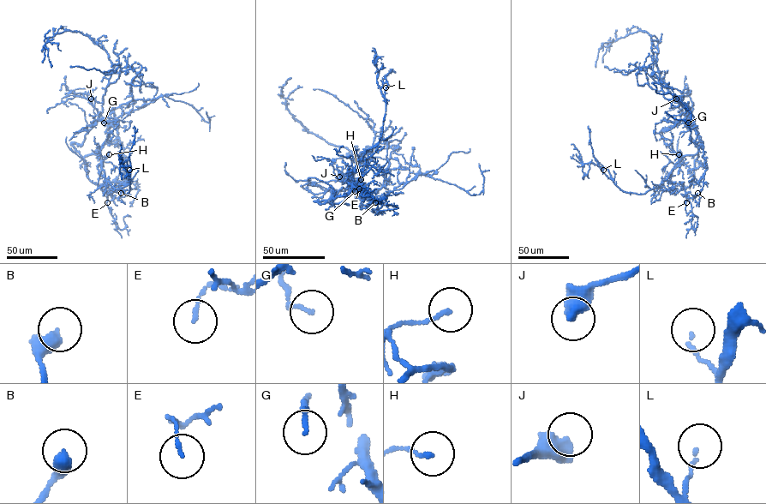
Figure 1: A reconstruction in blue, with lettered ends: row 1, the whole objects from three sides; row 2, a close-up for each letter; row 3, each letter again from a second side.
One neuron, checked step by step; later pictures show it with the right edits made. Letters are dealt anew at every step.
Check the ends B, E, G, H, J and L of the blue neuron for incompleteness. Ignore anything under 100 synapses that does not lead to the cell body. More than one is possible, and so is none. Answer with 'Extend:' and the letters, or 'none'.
Extend: none

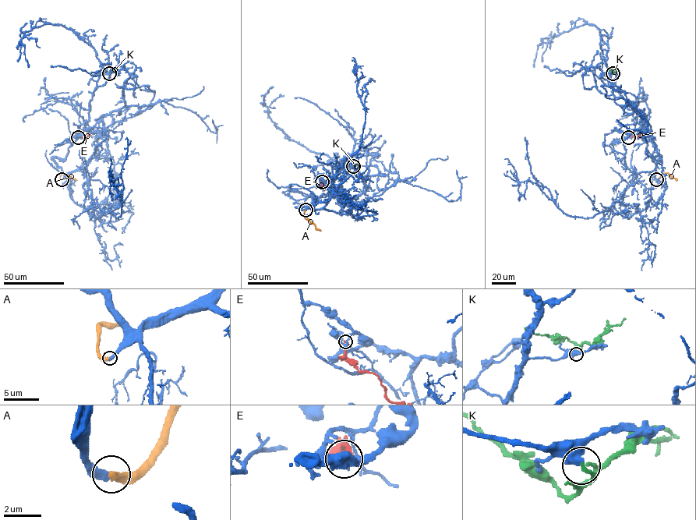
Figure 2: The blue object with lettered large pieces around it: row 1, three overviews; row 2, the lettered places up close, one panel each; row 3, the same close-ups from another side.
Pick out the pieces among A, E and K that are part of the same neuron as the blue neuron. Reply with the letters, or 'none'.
A

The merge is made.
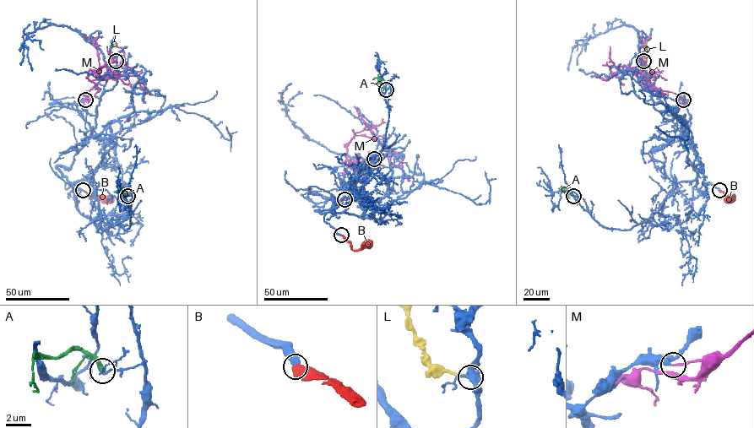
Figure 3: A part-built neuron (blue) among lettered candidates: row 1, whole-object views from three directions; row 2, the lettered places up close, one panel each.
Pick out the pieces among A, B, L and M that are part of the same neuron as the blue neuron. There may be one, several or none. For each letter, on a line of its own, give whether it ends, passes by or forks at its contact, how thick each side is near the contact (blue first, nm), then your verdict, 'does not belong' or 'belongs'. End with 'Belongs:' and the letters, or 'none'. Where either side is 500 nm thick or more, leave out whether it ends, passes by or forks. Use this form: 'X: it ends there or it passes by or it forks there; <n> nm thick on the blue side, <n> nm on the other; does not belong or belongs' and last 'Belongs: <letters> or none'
A: it ends there; 190 nm thick on the blue side, 360 nm on the other; does not belong
B: it ends there; 360 nm thick on the blue side, 480 nm on the other; belongs
L: it ends there; 340 nm thick on the blue side, 200 nm on the other; does not belong
M: it ends there; 280 nm thick on the blue side, 160 nm on the other; does not belong
Belongs: B

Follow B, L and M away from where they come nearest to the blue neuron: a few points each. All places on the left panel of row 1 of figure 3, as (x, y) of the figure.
B: (83, 190), (91, 197), (104, 197), (110, 202), (113, 201)
L: (116, 61), (109, 56), (111, 46), (115, 43)
M: (85, 100), (100, 89), (86, 77), (88, 72), (113, 66), (136, 72), (148, 92), (143, 96)

